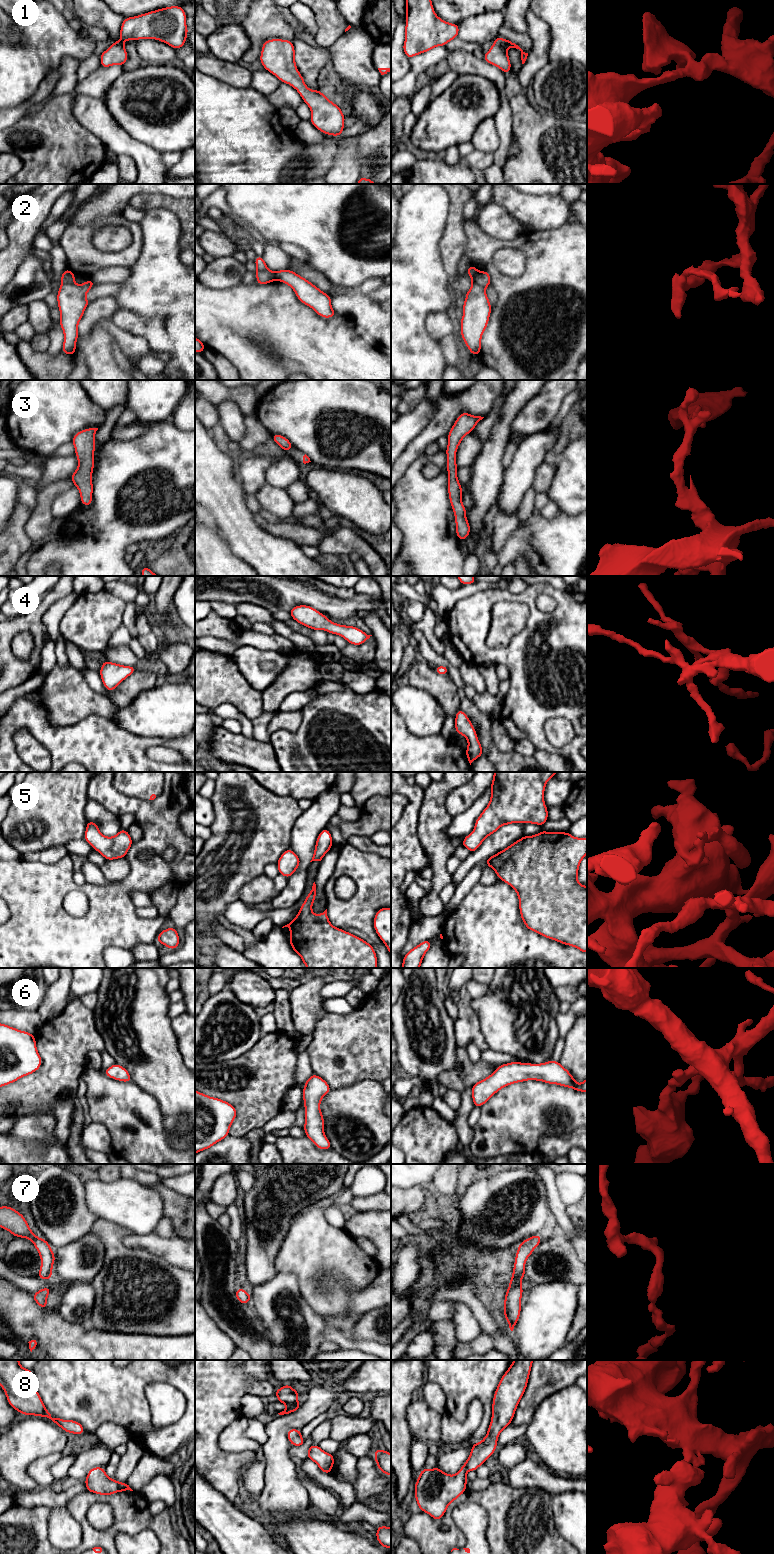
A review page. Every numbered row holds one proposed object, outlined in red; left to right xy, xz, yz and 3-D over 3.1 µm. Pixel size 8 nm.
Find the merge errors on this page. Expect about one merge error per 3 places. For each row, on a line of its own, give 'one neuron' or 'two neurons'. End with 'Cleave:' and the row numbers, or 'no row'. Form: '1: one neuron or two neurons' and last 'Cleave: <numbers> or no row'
1: one neuron
2: two neurons
3: one neuron
4: one neuron
5: one neuron
6: one neuron
7: one neuron
8: one neuron
Cleave: 2

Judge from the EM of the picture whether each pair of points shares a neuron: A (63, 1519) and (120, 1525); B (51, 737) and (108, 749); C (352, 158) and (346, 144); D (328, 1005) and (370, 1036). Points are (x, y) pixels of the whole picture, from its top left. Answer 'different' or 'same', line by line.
A: different
B: same
C: same
D: different

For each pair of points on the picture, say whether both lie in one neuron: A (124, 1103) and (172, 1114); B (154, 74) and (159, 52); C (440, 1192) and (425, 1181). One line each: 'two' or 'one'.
A: two
B: two
C: two

